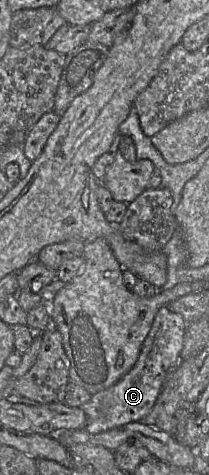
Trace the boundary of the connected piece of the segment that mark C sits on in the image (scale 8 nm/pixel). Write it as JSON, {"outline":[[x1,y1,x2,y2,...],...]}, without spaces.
{"outline":[[167,306,157,311,131,370,113,386,93,394,90,400,80,407,87,417,84,430,90,434,98,434,131,422,142,422,154,407,166,377,180,364,188,323,182,315,169,310]]}

